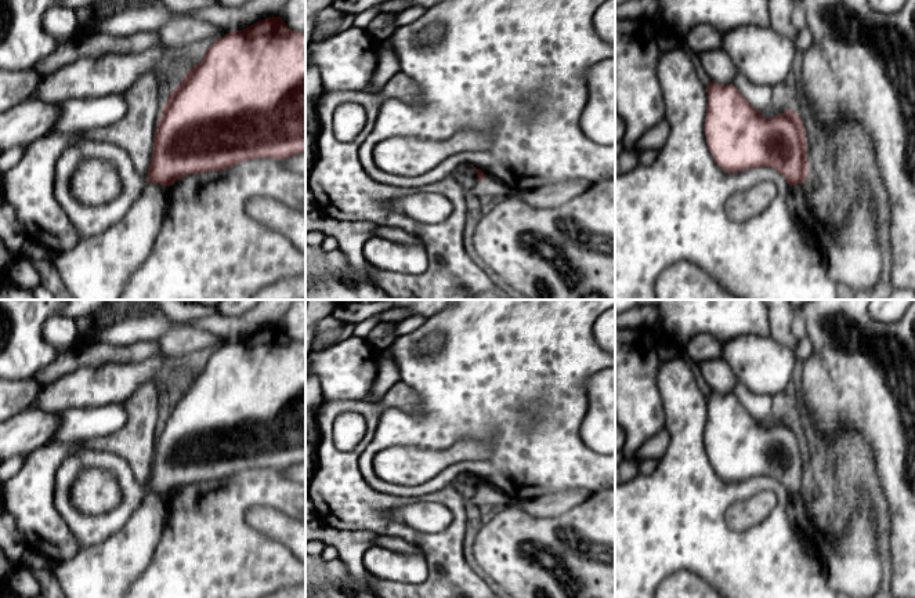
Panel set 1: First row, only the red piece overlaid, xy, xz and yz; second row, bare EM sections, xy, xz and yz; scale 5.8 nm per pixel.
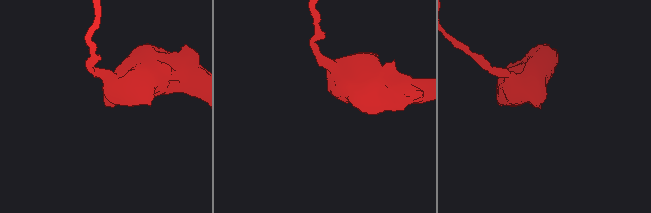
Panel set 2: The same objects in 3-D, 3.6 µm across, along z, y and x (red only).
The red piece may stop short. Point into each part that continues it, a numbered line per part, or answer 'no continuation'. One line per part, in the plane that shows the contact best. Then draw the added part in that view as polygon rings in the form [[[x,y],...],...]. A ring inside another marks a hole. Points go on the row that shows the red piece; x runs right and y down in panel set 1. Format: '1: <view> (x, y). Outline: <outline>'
no continuation

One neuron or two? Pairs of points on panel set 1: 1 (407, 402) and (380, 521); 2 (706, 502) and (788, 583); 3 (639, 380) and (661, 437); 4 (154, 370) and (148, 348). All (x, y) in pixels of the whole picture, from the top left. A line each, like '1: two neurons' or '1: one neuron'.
1: one neuron
2: one neuron
3: two neurons
4: two neurons

